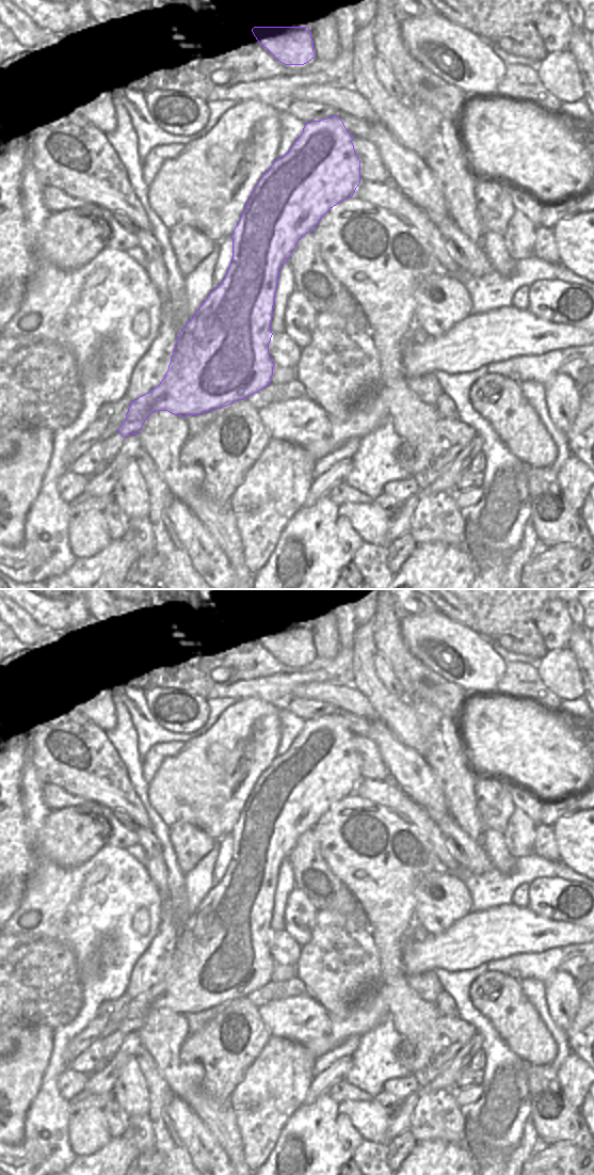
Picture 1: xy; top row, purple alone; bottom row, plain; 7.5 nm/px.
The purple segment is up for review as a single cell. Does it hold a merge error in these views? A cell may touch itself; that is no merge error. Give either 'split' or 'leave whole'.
leave whole

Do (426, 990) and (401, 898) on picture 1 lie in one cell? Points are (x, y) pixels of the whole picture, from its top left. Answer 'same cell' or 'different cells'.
different cells

